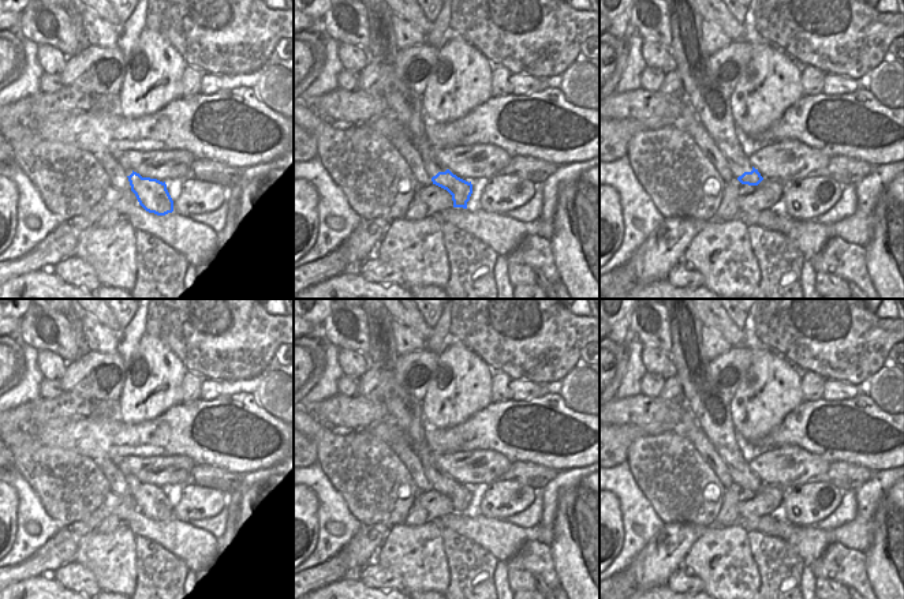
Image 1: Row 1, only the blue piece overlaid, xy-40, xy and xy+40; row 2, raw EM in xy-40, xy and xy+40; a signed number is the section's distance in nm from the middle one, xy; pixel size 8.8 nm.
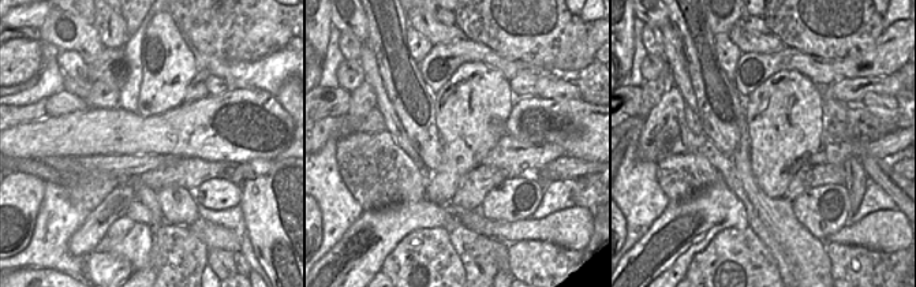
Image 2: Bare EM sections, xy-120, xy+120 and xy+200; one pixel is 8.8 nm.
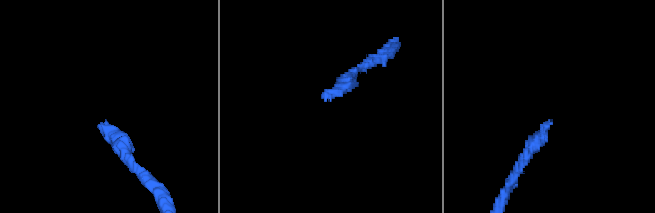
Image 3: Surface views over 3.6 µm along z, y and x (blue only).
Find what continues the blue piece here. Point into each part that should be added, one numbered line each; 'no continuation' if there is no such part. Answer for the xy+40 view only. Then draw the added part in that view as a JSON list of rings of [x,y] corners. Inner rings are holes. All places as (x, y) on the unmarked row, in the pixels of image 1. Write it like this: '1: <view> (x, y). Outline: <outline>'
1: xy+40 (712, 411). Outline: [[[661,299],[669,315],[670,359],[680,378],[681,393],[707,439],[725,463],[733,482],[751,478],[752,471],[743,456],[731,416],[731,401],[716,389],[709,359],[702,345],[702,322],[692,299]]]

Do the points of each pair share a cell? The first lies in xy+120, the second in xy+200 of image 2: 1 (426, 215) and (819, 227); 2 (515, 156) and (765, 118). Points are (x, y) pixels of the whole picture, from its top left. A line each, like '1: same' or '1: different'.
1: different
2: different

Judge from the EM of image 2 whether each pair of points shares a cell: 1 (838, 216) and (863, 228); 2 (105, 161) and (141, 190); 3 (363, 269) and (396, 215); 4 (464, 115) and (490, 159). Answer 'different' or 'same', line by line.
1: different
2: different
3: same
4: different

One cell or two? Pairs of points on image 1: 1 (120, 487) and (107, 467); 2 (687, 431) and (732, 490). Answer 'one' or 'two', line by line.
1: one
2: two

